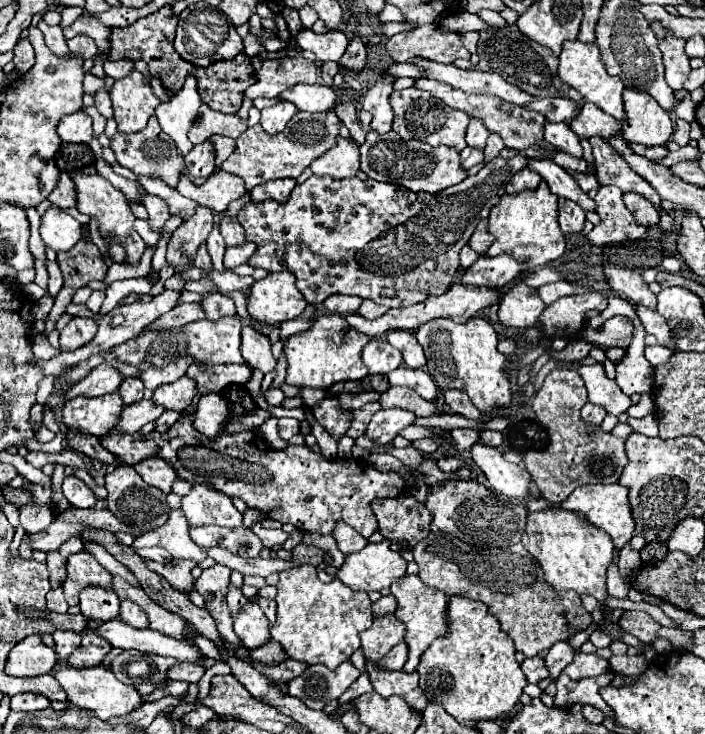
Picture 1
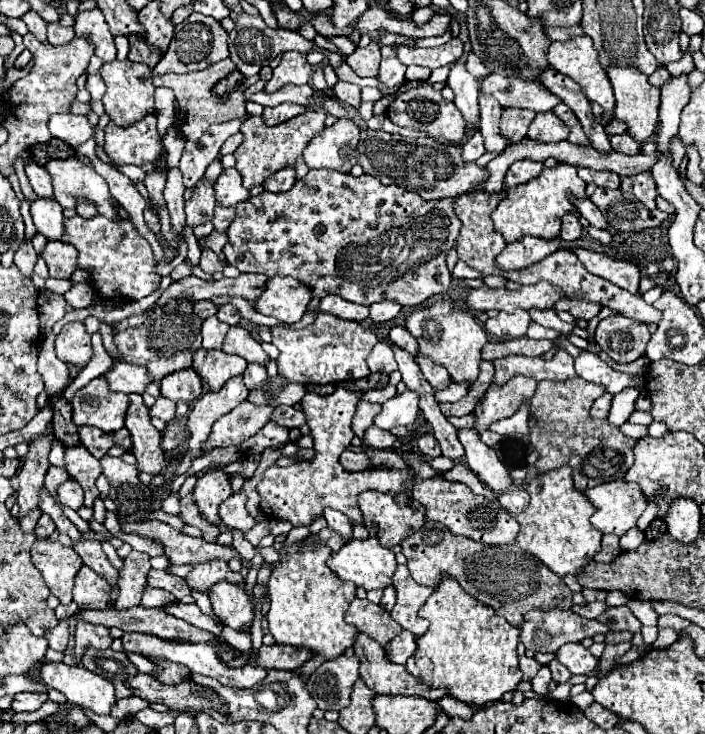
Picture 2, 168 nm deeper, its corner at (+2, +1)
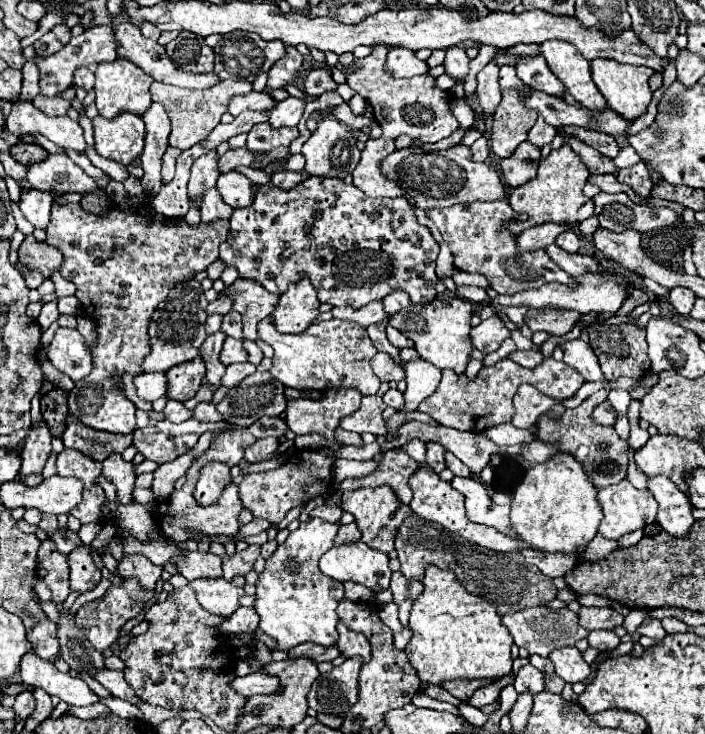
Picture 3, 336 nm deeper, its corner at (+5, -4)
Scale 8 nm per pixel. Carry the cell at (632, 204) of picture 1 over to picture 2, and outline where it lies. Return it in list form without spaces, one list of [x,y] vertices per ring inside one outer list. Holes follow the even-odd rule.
[[[638,173],[634,177],[624,177],[620,189],[626,191],[626,193],[632,193],[648,209],[656,207],[658,191],[656,191],[656,185],[654,185],[654,179],[650,177],[650,173]]]

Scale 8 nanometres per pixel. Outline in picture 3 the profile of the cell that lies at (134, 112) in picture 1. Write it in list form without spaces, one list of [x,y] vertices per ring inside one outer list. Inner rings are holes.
[[[117,58],[113,62],[99,64],[95,76],[97,76],[97,82],[95,82],[97,110],[103,118],[115,118],[123,112],[131,112],[131,114],[141,116],[143,112],[149,110],[149,106],[153,102],[151,94],[149,94],[149,86],[151,86],[153,78],[149,74],[145,74],[139,66],[135,66],[131,60]]]

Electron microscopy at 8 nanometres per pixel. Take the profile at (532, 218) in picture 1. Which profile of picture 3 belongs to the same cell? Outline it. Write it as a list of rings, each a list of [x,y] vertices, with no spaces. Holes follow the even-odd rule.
[[[563,144],[559,150],[551,150],[551,154],[539,162],[537,176],[533,180],[529,180],[527,184],[513,188],[509,192],[511,208],[517,214],[527,214],[527,220],[513,218],[511,222],[507,222],[507,230],[511,234],[519,236],[523,230],[541,226],[547,222],[577,224],[577,222],[583,222],[585,218],[593,216],[593,202],[591,202],[591,198],[583,196],[583,186],[585,186],[587,178],[589,178],[587,166],[567,144]]]

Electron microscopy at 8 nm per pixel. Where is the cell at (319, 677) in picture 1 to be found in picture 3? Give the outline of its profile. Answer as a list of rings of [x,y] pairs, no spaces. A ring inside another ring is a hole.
[[[347,658],[341,666],[335,666],[329,674],[321,674],[307,696],[309,706],[315,712],[325,712],[331,716],[345,716],[357,702],[357,678],[359,678],[361,658]]]

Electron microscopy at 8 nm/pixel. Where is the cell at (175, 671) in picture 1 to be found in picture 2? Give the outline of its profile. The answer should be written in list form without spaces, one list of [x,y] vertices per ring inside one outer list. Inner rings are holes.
[[[126,653],[126,655],[128,655],[128,659],[130,659],[130,663],[132,663],[138,671],[142,671],[142,673],[154,673],[154,671],[156,671],[156,665],[150,663],[146,657],[136,655],[136,653]]]

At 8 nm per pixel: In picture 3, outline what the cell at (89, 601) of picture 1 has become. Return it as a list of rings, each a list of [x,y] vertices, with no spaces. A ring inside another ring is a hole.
[[[79,546],[69,554],[69,568],[71,568],[71,590],[77,594],[85,594],[101,582],[101,572],[93,564],[89,546]]]

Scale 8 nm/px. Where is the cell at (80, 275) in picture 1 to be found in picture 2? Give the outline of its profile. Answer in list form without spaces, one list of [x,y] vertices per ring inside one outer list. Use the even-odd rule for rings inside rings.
[[[48,241],[42,249],[40,257],[46,261],[50,277],[56,279],[70,279],[70,275],[76,271],[76,259],[78,251],[62,241]]]

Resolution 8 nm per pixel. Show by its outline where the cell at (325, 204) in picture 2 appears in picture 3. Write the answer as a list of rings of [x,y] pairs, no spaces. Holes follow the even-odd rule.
[[[309,176],[307,180],[303,180],[299,186],[291,188],[291,190],[279,190],[271,184],[265,184],[259,188],[259,192],[255,194],[255,200],[251,206],[247,208],[239,208],[239,210],[233,210],[231,214],[231,230],[227,234],[227,240],[223,242],[221,246],[221,260],[225,262],[225,266],[233,266],[237,268],[239,276],[243,278],[251,278],[259,284],[263,284],[269,292],[273,294],[283,294],[287,290],[289,284],[295,284],[303,278],[309,278],[313,288],[317,290],[317,296],[321,302],[329,302],[331,306],[351,306],[351,308],[361,308],[361,306],[367,306],[369,302],[377,302],[377,300],[383,300],[385,296],[389,296],[391,292],[395,290],[405,290],[411,298],[413,304],[427,304],[431,302],[435,296],[437,296],[437,274],[435,274],[435,260],[437,260],[437,254],[439,254],[439,242],[433,238],[431,230],[423,224],[417,222],[417,216],[415,216],[415,208],[407,202],[407,198],[403,196],[395,196],[395,198],[369,198],[367,194],[363,194],[357,186],[353,184],[345,184],[343,180],[339,178],[323,178],[323,176]]]

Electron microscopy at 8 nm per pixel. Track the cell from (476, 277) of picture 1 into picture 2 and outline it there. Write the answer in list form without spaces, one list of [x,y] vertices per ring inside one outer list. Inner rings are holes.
[[[522,237],[520,241],[508,243],[506,249],[496,257],[496,263],[502,271],[512,271],[512,269],[524,269],[546,255],[554,253],[560,247],[560,239],[556,241],[544,241],[540,237]]]

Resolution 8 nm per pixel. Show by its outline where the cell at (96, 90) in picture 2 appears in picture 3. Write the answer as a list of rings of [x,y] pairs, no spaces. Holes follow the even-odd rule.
[[[79,68],[79,70],[75,70],[75,86],[85,88],[87,92],[91,92],[93,86],[95,86],[95,74],[93,74],[89,68]]]

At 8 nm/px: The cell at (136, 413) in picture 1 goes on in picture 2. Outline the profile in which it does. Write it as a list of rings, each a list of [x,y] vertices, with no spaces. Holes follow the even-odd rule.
[[[158,397],[156,403],[154,403],[154,407],[150,409],[150,415],[152,417],[160,417],[164,423],[170,423],[176,417],[176,403],[170,401],[170,399]]]

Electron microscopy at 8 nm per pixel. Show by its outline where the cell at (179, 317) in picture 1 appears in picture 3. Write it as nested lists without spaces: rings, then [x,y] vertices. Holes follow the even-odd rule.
[[[221,296],[221,298],[217,298],[215,302],[209,302],[209,306],[207,306],[207,314],[209,316],[213,316],[213,314],[227,314],[231,310],[231,302],[229,302],[229,298],[227,296]]]

